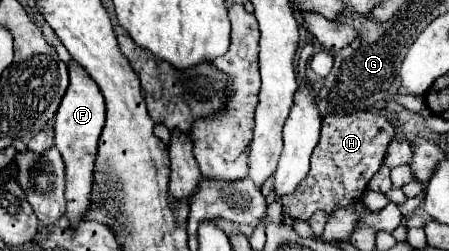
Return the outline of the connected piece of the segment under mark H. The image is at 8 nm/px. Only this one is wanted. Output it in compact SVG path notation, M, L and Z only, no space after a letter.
M361 111L353 115L327 113L323 117L321 141L311 155L311 169L303 185L287 197L281 197L283 209L293 217L307 221L317 209L331 215L339 207L347 207L363 197L369 179L383 165L385 151L395 135L393 125L379 113Z

